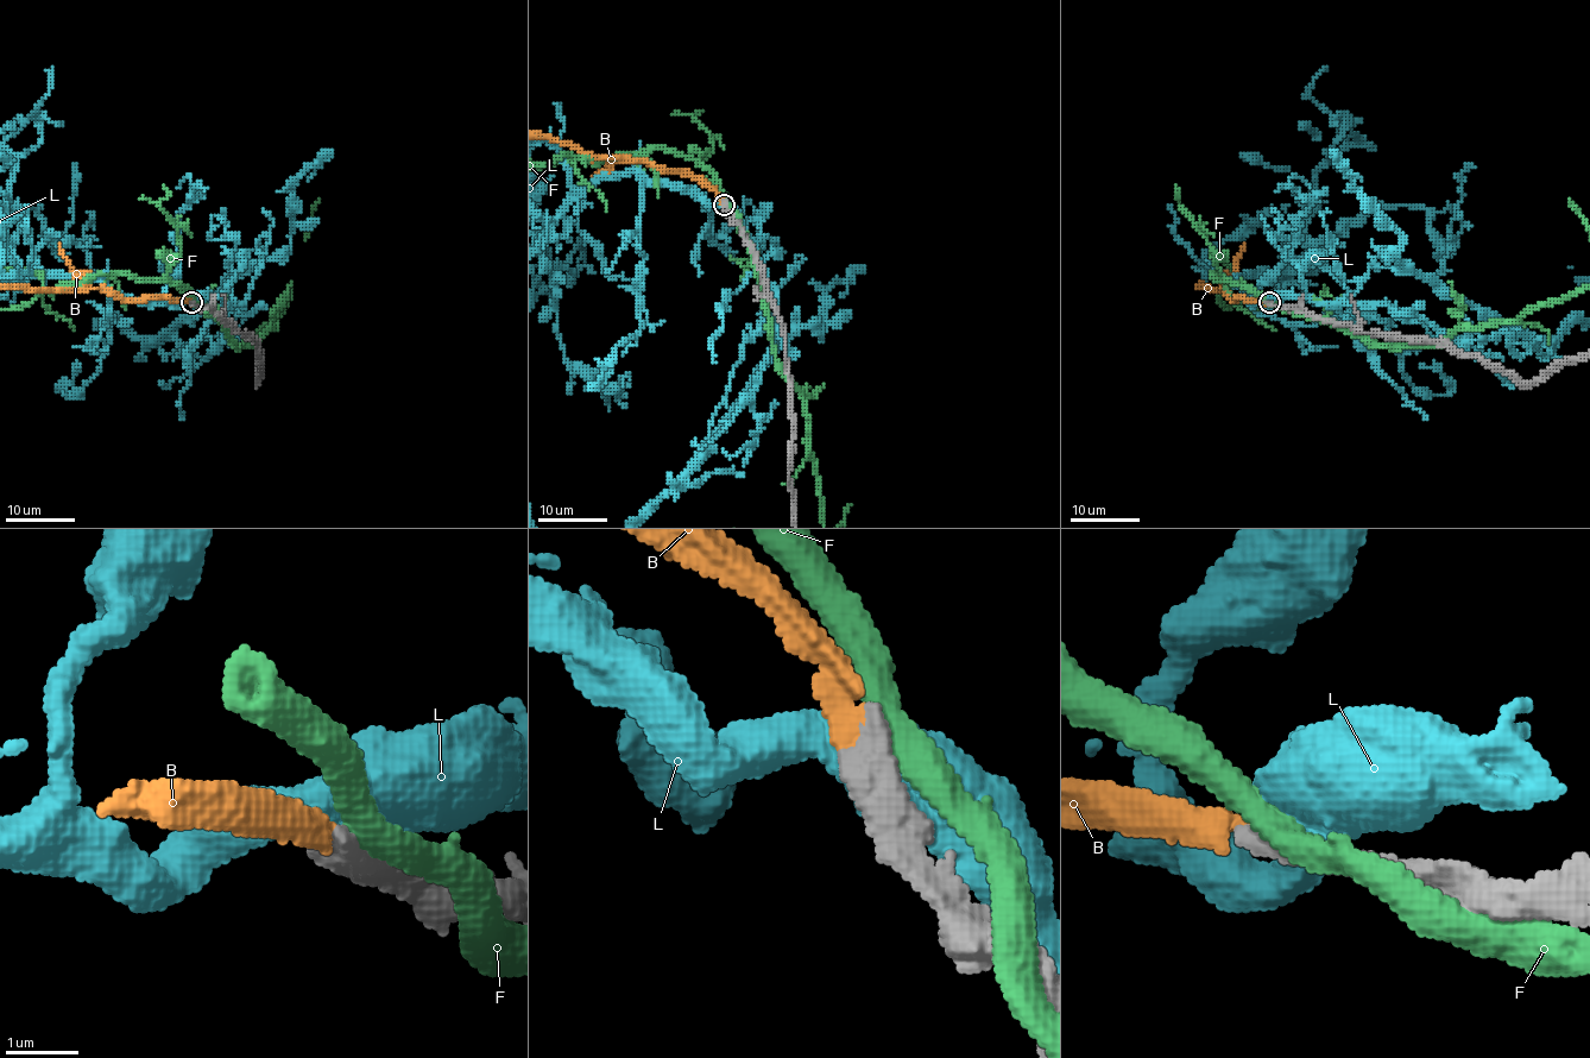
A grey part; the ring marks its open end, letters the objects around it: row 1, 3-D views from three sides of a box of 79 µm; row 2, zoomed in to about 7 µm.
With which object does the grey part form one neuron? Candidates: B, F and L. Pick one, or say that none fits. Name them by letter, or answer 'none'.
B

